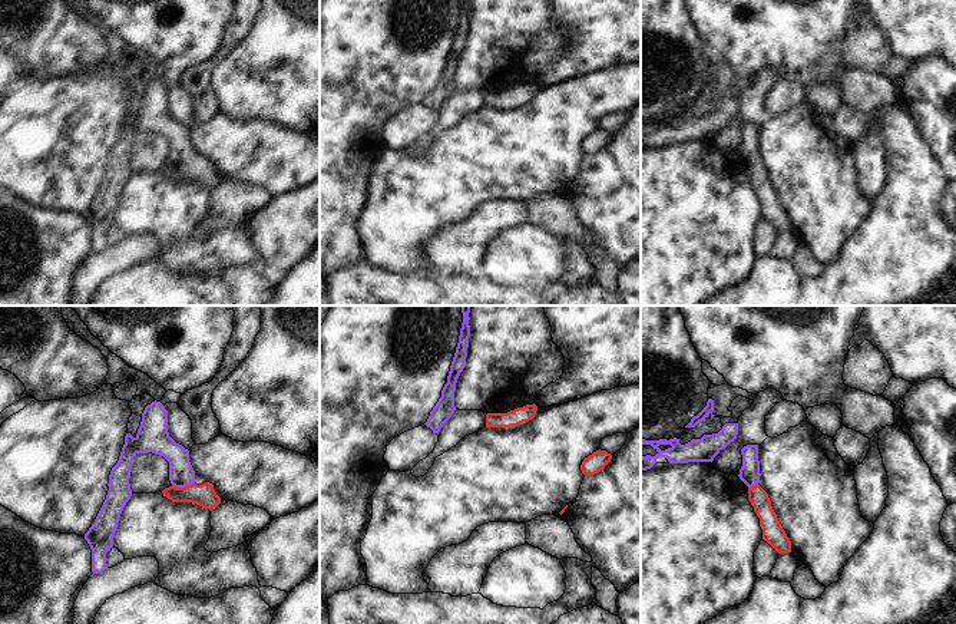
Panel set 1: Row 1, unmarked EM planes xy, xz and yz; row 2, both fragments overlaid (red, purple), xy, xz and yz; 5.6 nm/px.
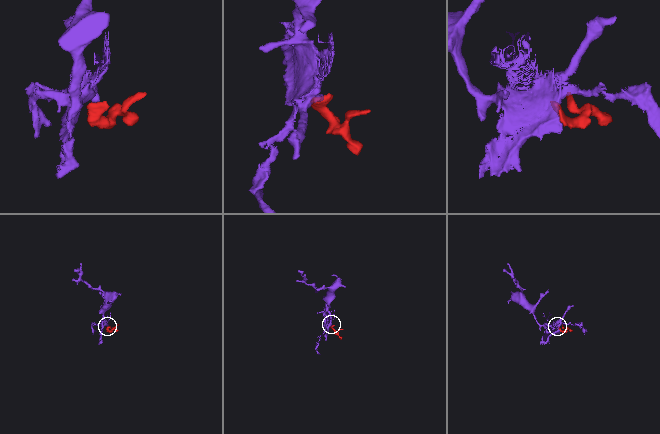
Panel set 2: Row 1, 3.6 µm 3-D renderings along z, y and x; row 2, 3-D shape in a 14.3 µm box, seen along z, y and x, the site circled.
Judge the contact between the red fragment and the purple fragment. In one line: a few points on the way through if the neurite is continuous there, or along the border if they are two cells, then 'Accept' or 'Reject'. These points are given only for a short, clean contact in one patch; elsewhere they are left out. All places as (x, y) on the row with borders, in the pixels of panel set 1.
Path across: xy (204, 495), (182, 488), (181, 474). Accept.

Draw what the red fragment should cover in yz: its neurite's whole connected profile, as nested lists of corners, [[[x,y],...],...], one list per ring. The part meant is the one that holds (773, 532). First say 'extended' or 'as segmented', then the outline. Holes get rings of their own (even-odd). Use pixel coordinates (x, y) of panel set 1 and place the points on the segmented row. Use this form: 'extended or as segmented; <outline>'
extended; [[[758,445],[744,446],[741,455],[742,466],[738,476],[748,486],[748,501],[760,518],[763,539],[767,541],[778,554],[791,552],[791,541],[771,506],[768,493],[758,485],[761,476]]]

